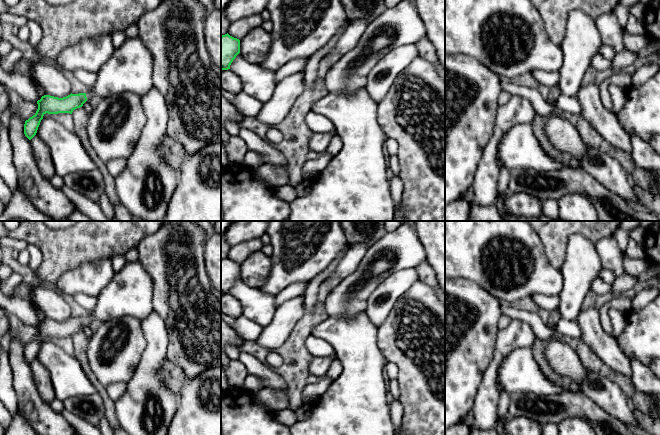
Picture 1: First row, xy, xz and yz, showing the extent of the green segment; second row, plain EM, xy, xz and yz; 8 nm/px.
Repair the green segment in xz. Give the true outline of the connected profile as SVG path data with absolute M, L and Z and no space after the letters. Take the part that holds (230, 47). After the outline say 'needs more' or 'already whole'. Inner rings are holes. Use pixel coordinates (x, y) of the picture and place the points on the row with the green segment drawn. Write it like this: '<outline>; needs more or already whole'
M228 33L221 36L221 70L230 69L230 65L240 53L240 40Z; already whole

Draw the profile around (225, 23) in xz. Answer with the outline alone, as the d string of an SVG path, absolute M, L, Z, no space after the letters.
M221 0L221 36L228 33L231 22L225 17L225 8L231 0Z

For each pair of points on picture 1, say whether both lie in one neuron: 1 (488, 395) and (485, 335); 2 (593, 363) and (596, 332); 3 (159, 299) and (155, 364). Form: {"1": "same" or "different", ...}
{"1": "different", "2": "different", "3": "different"}

